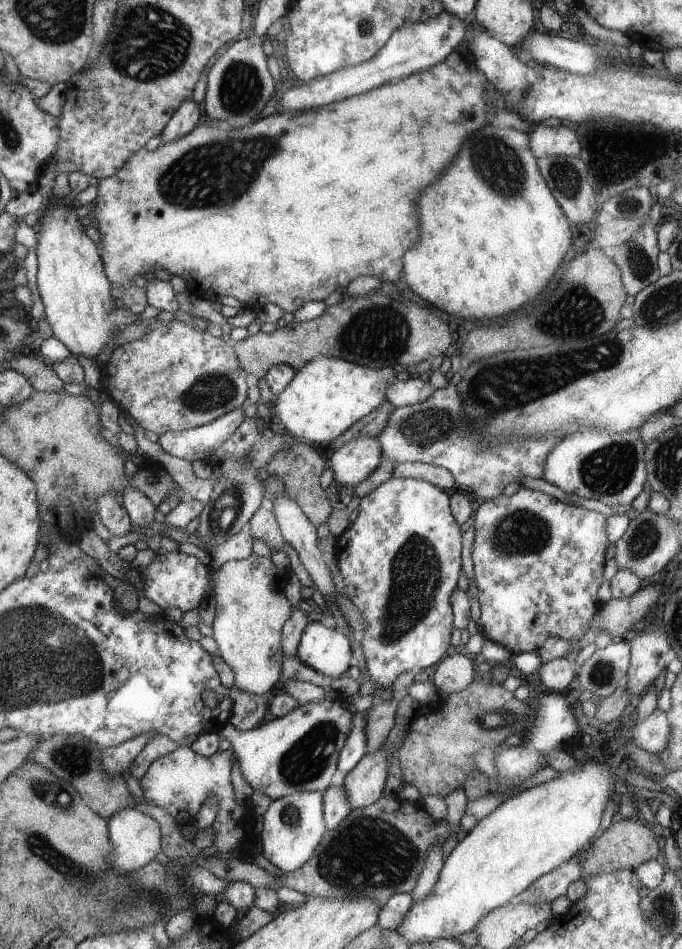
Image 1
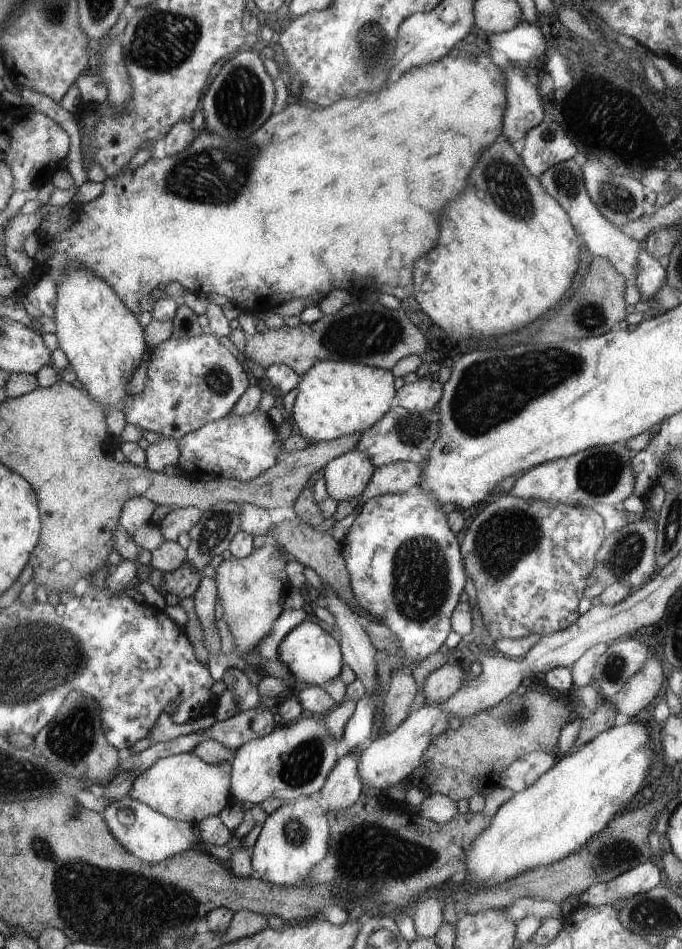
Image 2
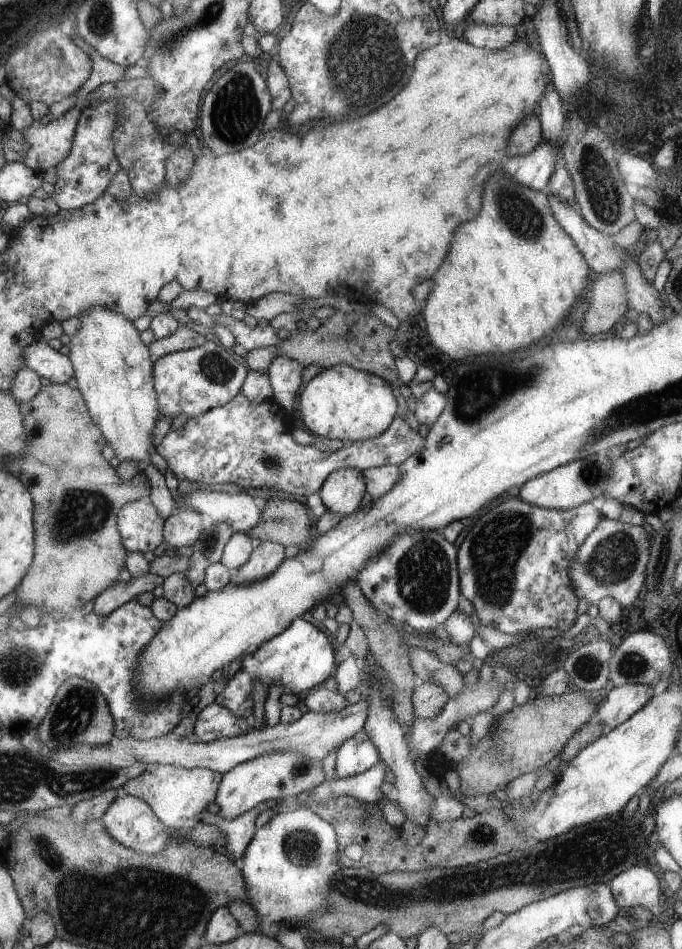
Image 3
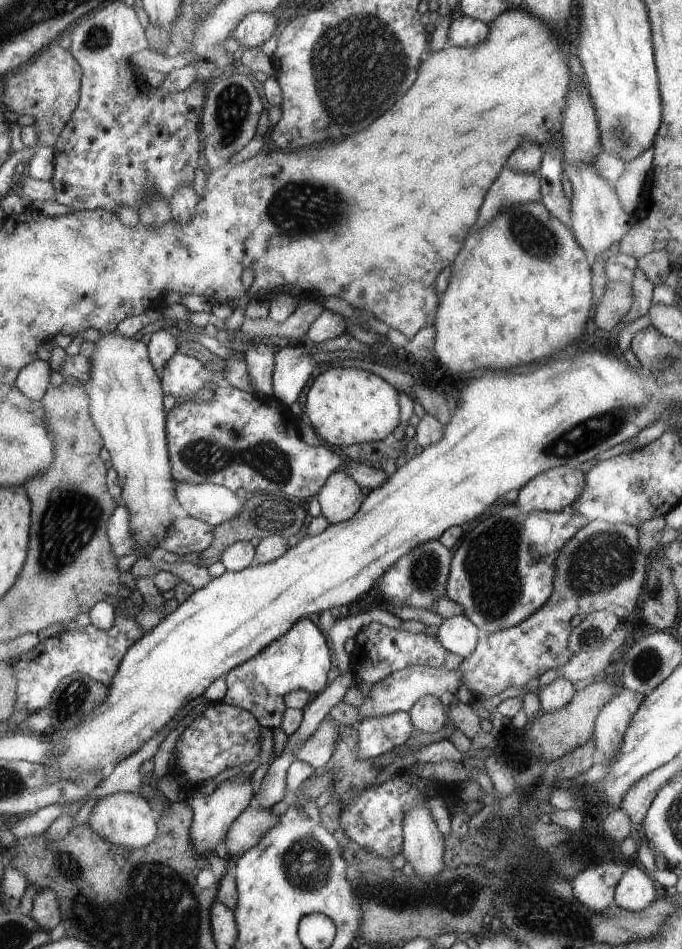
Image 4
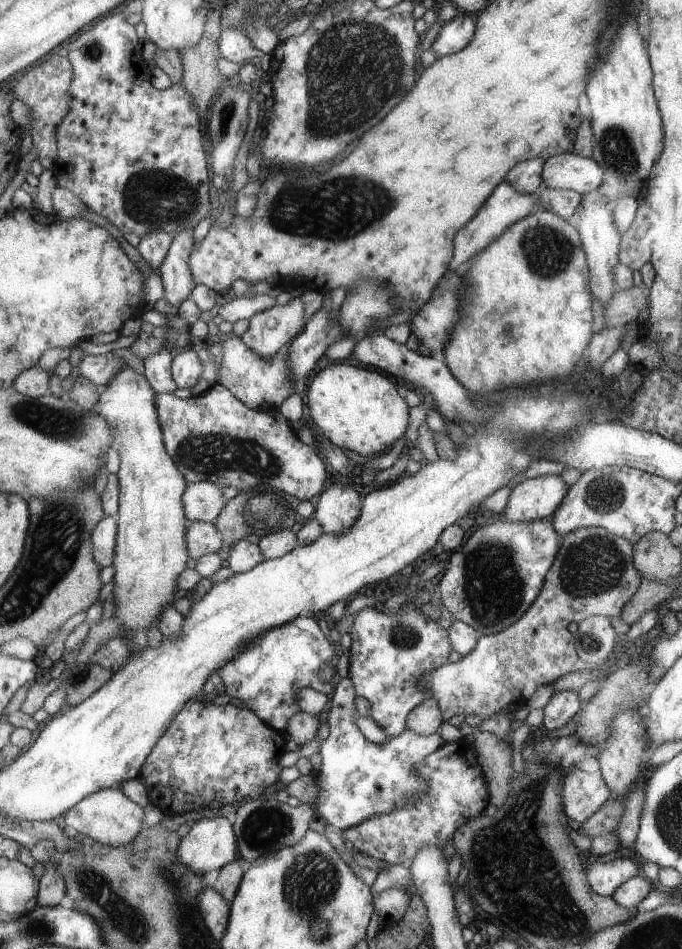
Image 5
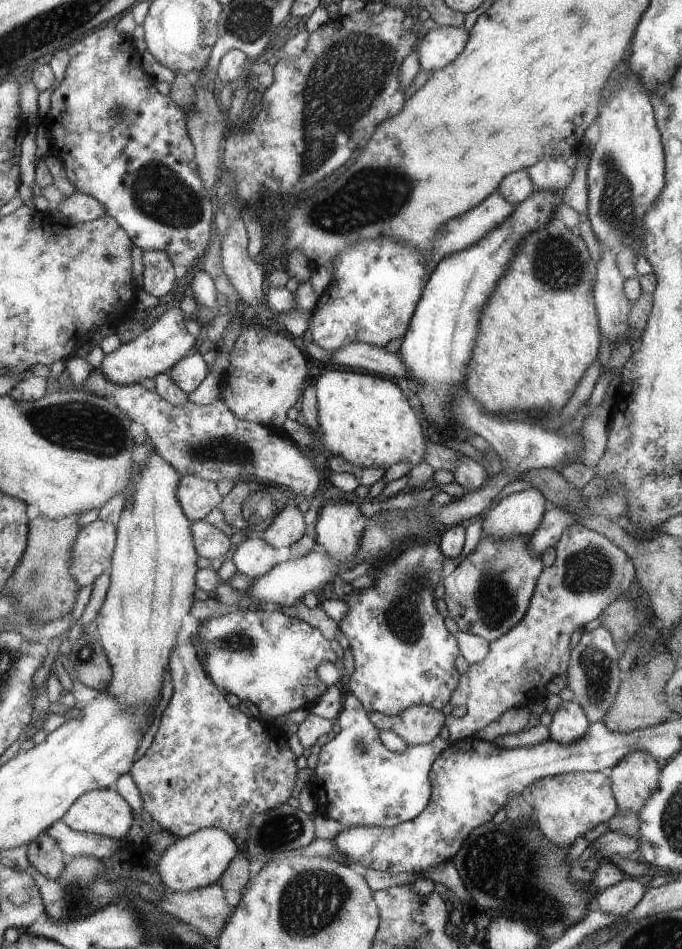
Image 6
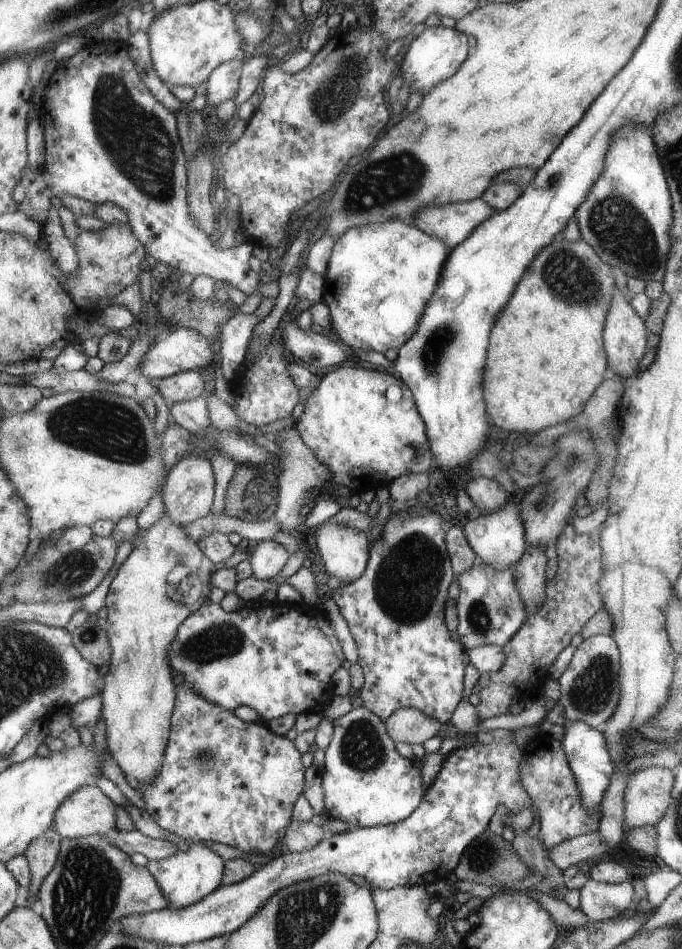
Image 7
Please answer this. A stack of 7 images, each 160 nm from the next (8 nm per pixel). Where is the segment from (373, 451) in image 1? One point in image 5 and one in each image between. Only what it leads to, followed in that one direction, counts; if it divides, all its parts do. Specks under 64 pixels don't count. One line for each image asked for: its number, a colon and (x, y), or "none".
2: (346, 476)
3: (343, 492)
4: (340, 499)
5: (338, 507)

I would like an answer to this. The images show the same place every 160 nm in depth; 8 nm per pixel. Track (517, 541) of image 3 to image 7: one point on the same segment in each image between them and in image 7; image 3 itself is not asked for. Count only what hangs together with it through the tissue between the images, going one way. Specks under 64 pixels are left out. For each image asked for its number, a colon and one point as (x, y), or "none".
4: (504, 572)
5: (489, 584)
6: (487, 594)
7: (490, 609)

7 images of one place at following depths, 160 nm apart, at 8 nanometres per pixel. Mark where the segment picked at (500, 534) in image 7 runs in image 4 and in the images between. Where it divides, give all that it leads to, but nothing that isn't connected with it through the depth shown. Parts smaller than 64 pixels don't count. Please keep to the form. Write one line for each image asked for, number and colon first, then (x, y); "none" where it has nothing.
4: (557, 488)
5: (534, 499)
6: (519, 514)

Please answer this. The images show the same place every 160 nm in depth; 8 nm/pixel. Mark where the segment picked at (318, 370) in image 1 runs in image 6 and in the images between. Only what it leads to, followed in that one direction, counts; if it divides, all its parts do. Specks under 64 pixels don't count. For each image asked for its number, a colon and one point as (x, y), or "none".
2: (335, 398)
3: (341, 402)
4: (345, 405)
5: (356, 409)
6: (366, 420)

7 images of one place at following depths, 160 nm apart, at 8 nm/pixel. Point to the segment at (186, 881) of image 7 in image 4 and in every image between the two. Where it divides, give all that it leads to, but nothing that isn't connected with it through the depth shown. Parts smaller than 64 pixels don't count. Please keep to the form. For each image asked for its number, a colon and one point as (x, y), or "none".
4: (213, 816)
5: (211, 844)
6: (200, 860)

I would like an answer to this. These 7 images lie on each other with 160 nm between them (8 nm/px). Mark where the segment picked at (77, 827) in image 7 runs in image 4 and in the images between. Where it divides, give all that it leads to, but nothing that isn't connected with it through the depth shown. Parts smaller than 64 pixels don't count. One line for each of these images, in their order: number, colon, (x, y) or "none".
4: (127, 820)
5: (109, 817)
6: (102, 811)

